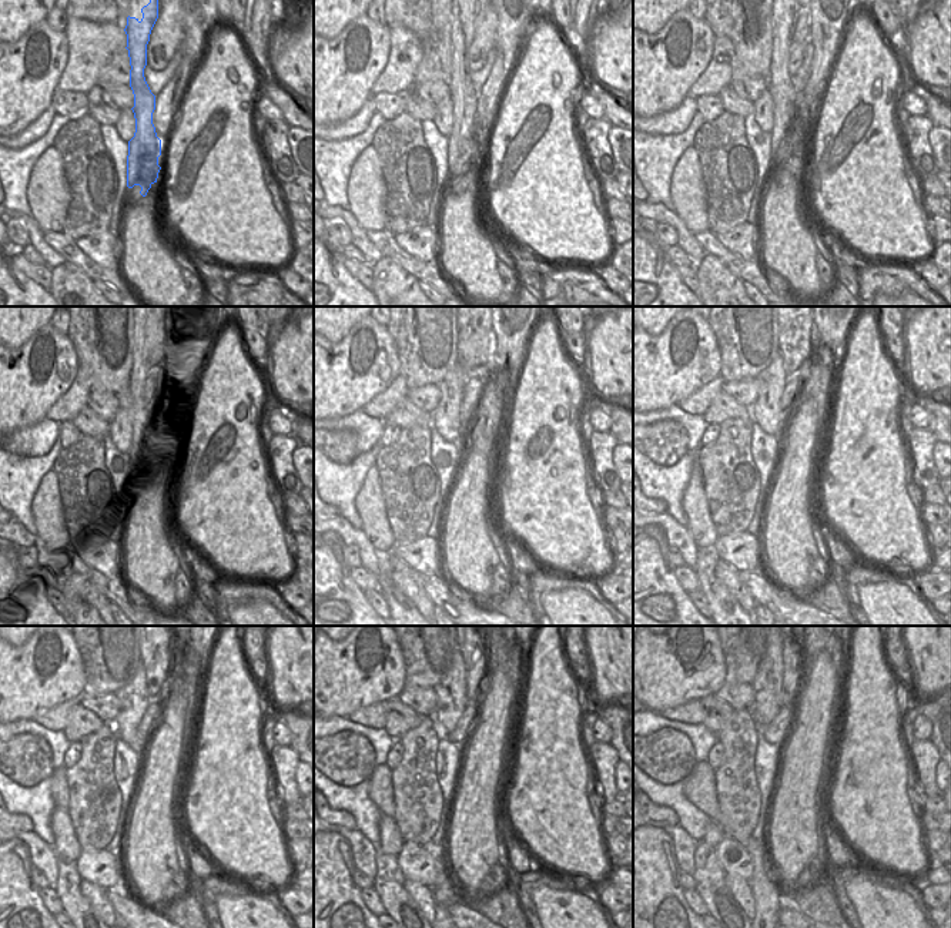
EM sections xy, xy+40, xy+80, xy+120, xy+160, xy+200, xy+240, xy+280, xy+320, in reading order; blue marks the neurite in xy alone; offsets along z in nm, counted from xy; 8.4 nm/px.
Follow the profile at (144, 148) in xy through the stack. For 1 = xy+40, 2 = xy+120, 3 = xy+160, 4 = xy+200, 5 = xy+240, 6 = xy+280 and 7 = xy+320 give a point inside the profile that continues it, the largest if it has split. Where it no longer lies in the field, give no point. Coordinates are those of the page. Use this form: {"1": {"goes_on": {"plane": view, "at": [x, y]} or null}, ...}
{"1": {"goes_on": {"plane": "xy+40", "at": [464, 96]}}, "2": {"goes_on": {"plane": "xy+120", "at": [157, 348]}}, "3": {"goes_on": {"plane": "xy+160", "at": [485, 344]}}, "4": {"goes_on": {"plane": "xy+200", "at": [803, 349]}}, "5": {"goes_on": {"plane": "xy+240", "at": [160, 677]}}, "6": {"goes_on": {"plane": "xy+280", "at": [478, 674]}}, "7": {"goes_on": {"plane": "xy+320", "at": [796, 676]}}}

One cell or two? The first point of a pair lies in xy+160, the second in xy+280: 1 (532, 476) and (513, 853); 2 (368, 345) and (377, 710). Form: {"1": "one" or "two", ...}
{"1": "two", "2": "two"}

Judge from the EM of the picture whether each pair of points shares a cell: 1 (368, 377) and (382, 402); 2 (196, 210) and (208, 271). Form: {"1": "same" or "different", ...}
{"1": "different", "2": "different"}

